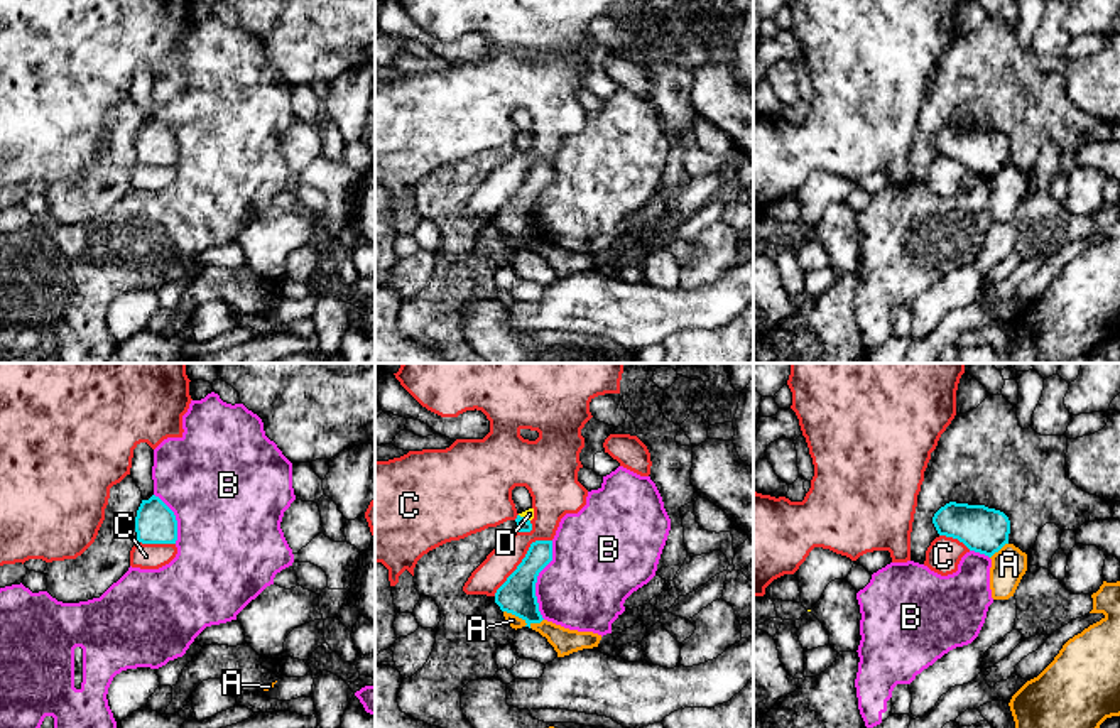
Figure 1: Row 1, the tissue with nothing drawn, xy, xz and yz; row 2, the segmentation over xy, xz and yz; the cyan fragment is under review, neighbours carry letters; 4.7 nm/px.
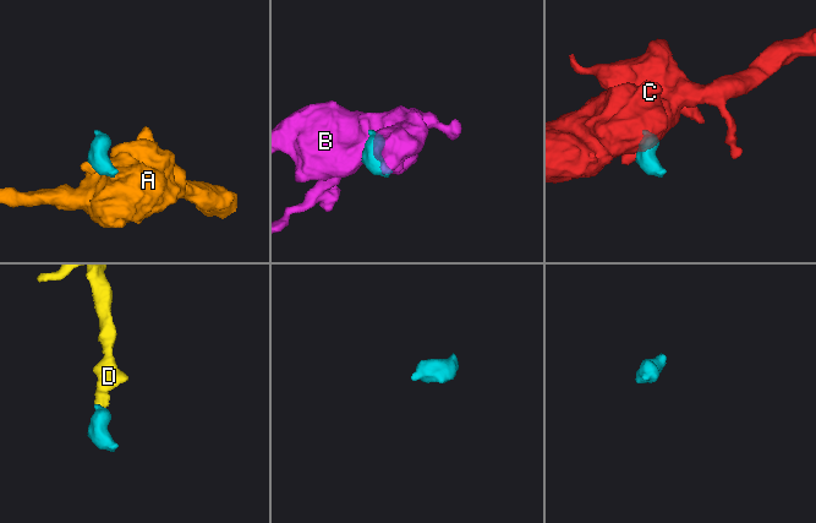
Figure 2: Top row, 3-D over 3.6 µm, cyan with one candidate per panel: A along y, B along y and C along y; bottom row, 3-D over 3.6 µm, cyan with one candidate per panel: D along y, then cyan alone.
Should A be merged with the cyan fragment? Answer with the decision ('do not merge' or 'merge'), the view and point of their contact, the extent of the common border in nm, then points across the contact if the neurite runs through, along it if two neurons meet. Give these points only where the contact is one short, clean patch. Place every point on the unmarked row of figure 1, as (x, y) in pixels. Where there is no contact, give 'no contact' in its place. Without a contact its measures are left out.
do not merge | xz (524, 240) | 200 nm | along xz (504, 232), (527, 245), (539, 245), (543, 242)

